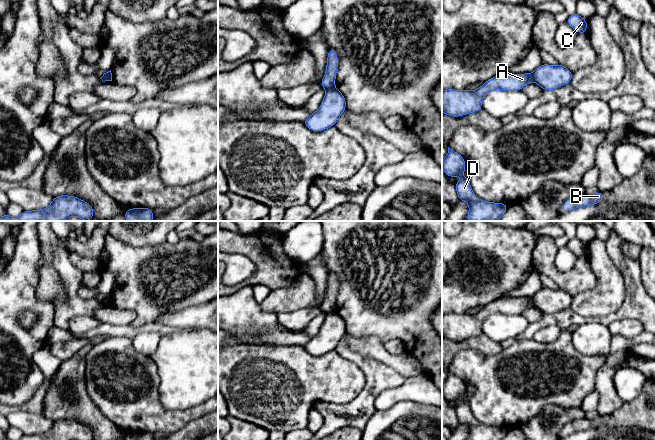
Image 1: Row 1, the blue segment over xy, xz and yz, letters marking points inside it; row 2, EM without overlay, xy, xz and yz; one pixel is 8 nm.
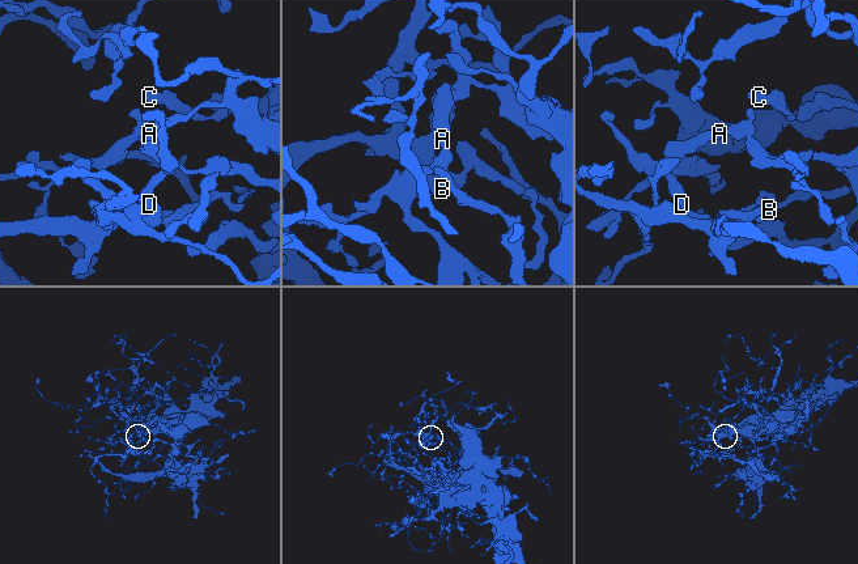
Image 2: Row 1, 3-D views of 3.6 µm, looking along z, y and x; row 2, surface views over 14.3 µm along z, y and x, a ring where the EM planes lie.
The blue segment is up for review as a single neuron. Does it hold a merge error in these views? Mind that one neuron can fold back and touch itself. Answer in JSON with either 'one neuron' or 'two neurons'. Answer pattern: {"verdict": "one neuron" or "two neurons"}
{"verdict": "two neurons"}

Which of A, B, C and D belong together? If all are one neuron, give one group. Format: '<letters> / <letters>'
A B D / C

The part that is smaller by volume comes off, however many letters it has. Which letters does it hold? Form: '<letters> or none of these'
A, B, D

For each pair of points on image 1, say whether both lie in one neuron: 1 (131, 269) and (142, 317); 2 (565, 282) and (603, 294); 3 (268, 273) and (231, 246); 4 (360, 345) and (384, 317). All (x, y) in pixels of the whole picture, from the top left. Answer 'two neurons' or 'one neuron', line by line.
1: one neuron
2: two neurons
3: one neuron
4: two neurons

